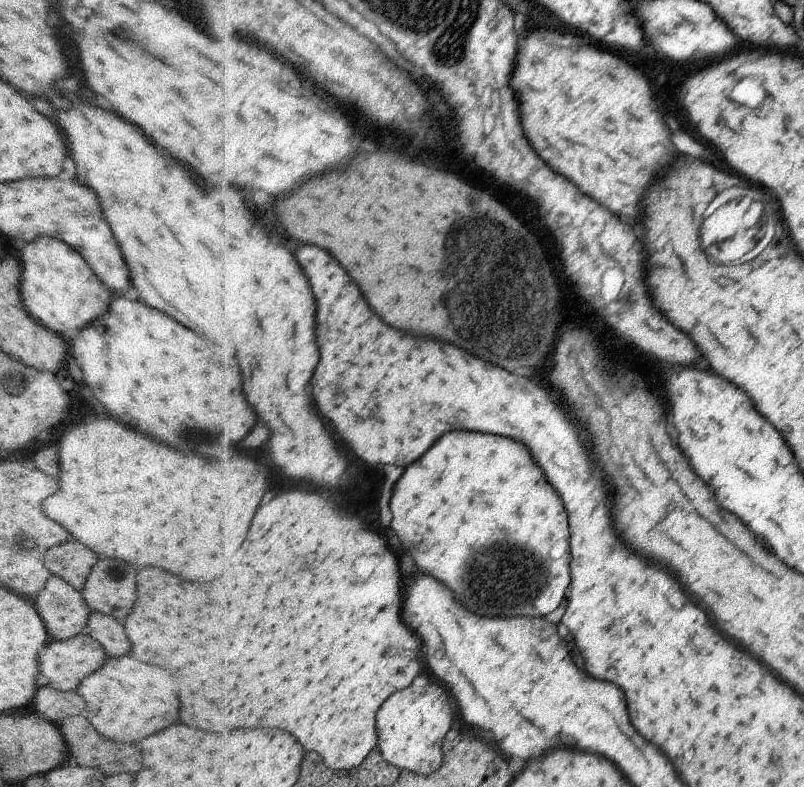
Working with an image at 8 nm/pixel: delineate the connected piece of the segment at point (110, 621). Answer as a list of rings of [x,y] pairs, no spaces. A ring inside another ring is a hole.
[[[92,611],[86,628],[81,633],[95,638],[110,659],[124,656],[130,650],[130,640],[126,636],[124,623],[112,616]]]

